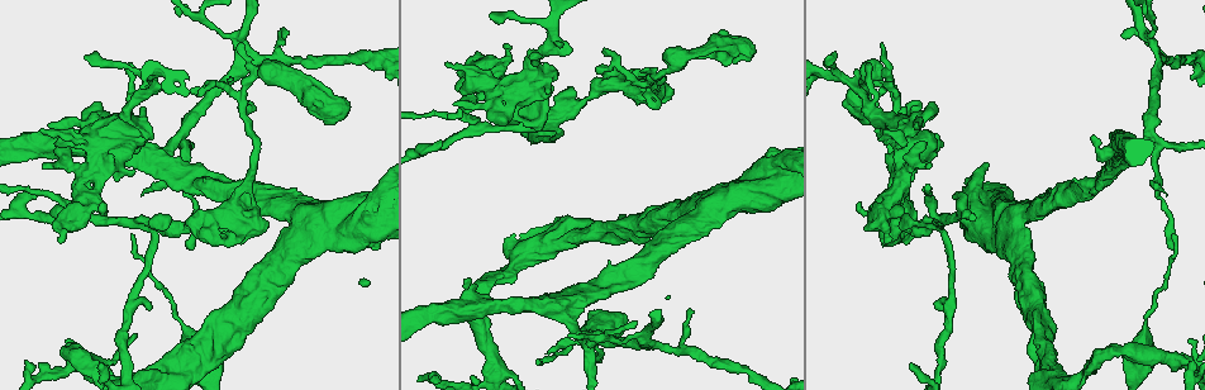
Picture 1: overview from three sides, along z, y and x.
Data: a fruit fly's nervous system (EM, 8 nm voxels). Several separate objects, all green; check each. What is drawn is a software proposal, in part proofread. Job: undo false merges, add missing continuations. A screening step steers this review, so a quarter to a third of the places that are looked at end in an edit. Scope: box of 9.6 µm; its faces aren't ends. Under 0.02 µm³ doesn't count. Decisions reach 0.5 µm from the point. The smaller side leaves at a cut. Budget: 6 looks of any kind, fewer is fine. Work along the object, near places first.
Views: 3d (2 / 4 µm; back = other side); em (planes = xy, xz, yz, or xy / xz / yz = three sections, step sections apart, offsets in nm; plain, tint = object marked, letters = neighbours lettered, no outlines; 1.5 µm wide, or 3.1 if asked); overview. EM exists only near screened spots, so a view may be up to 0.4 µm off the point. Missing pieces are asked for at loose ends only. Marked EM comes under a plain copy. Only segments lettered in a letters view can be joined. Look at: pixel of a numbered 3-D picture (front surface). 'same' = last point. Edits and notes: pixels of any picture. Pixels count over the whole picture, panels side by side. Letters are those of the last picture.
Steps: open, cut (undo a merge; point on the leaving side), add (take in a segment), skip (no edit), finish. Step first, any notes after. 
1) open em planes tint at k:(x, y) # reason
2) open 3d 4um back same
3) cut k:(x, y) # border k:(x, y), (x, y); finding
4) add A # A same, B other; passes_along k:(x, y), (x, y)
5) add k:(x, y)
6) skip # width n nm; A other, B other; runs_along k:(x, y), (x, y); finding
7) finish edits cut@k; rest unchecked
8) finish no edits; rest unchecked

open em yz step 4 tint at 1:(698, 237) # an open end

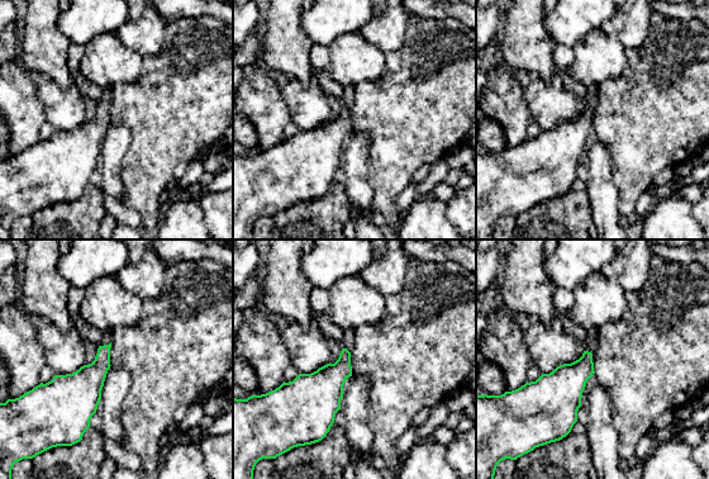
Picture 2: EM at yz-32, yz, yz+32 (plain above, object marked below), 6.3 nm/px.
open em planes letters same # cut it another way

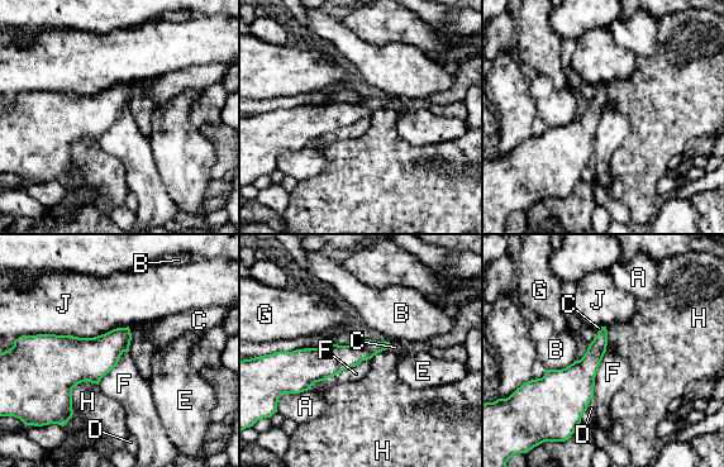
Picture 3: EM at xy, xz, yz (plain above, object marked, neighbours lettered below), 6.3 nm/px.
add C # A other, B other, C same, D other, E other, F other, G other, H other, J other; passes_along 3:(348, 356), (386, 348), (395, 347); the neuron continues

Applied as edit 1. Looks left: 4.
open overview

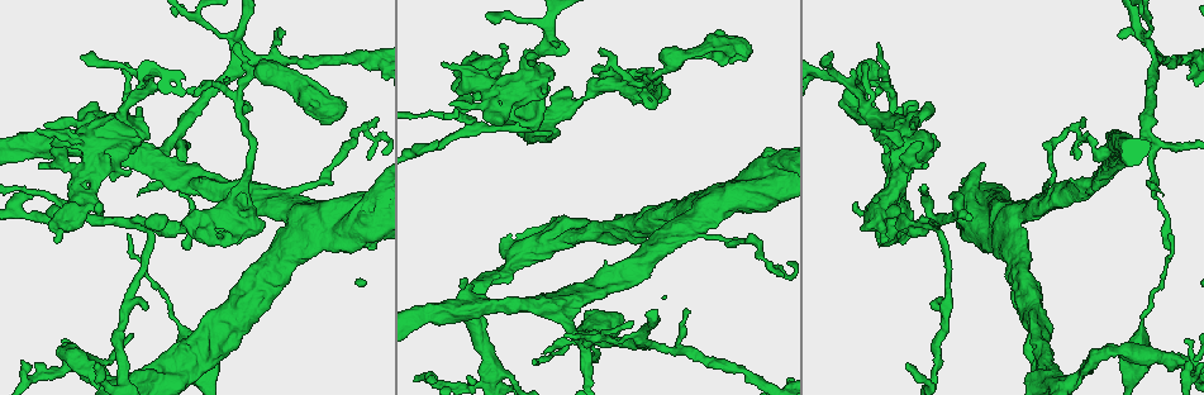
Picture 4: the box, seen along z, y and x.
open 3d 2um at 4:(512, 123) # thick end

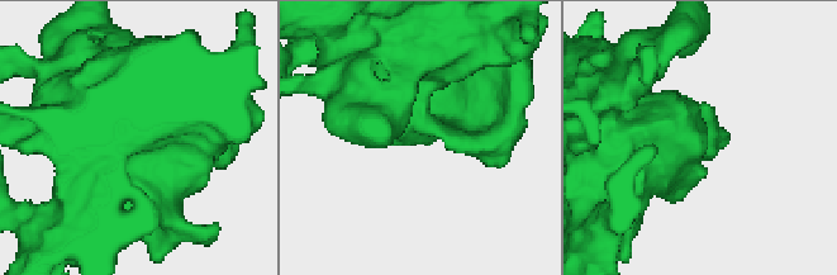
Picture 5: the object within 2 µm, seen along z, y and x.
open em planes letters at 5:(418, 131) # shape alone is not enough

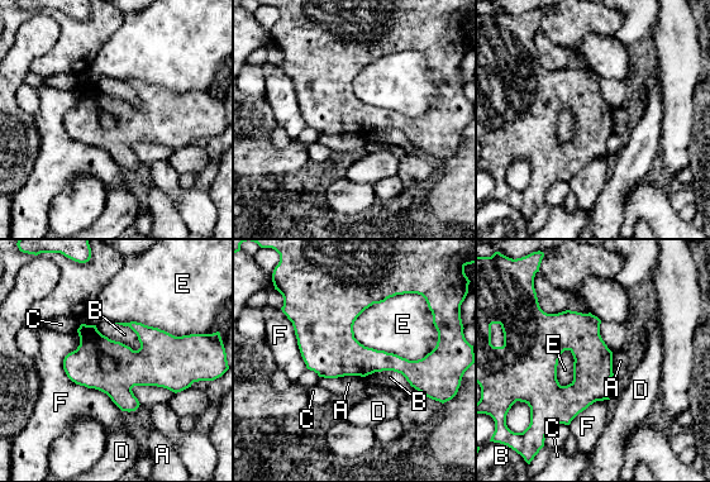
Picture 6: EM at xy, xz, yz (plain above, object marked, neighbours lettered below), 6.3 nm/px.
skip # width 260 nm; A other, B other, C other, D other, E other, F other; border 6:(95, 325), (141, 347); none of them fits

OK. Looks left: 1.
open em planes letters at 4:(186, 247) # tapers out

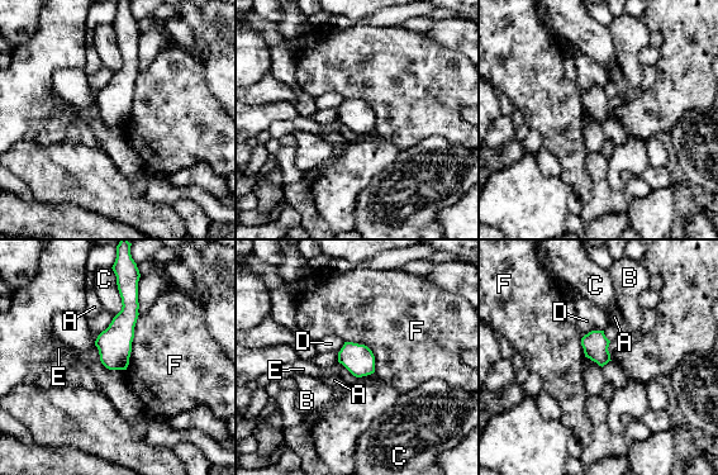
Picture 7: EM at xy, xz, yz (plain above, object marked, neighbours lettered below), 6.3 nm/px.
skip # width 160 nm; A other, B other, C other, D other, E other, F other; border 7:(139, 314), (125, 370); no lettered segment goes on from it

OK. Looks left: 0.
finish edits add@3; rest unchecked

